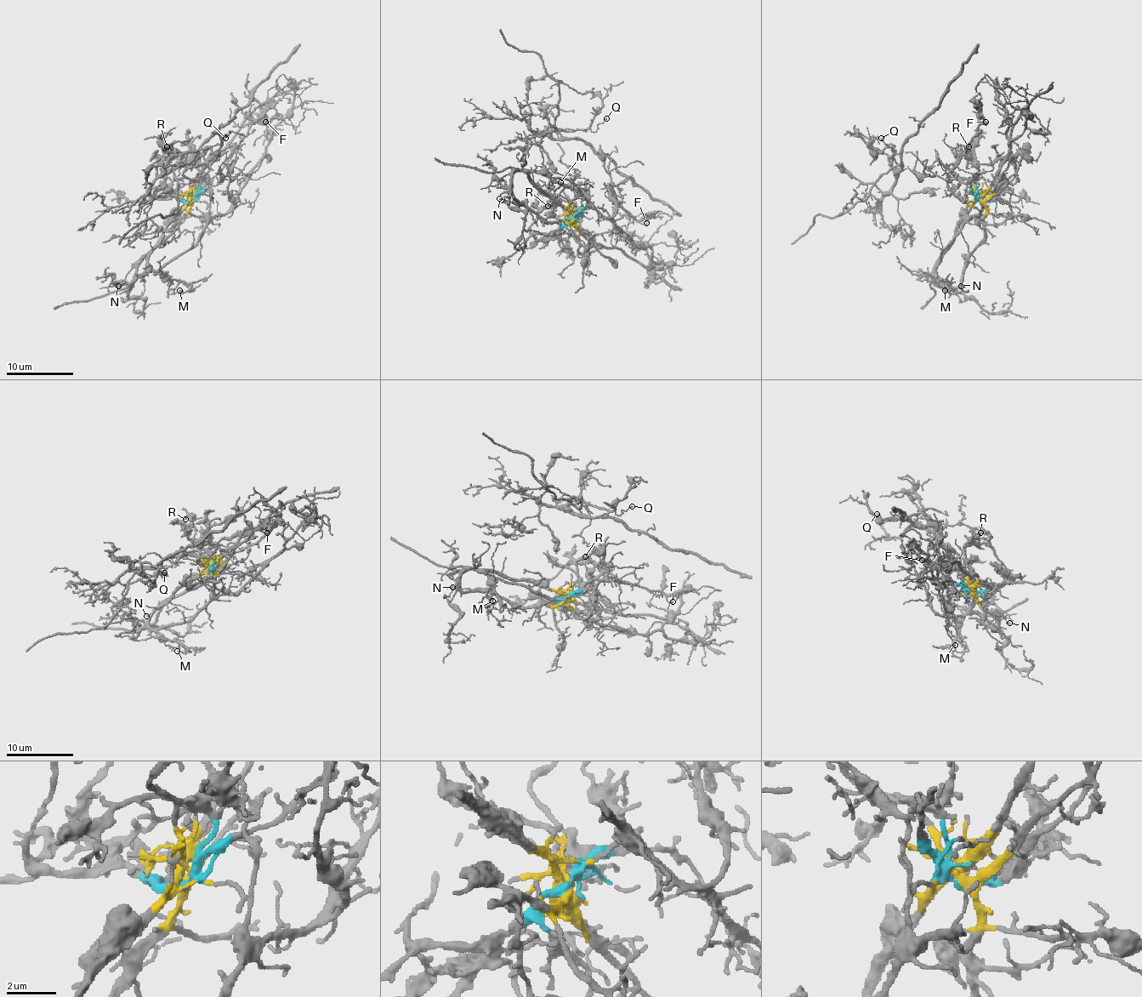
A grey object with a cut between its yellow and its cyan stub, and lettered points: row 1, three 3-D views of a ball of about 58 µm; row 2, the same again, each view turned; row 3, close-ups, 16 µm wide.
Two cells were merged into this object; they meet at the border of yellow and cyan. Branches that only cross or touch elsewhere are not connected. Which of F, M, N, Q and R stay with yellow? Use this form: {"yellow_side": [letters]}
{"yellow_side": ["F", "M", "N"]}

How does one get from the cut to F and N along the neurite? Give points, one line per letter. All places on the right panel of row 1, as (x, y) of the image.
F: (980, 200), (969, 202), (966, 213), (976, 215), (980, 212), (951, 190), (947, 173), (986, 121)
N: (980, 200), (985, 207), (985, 239), (968, 259), (961, 286)

